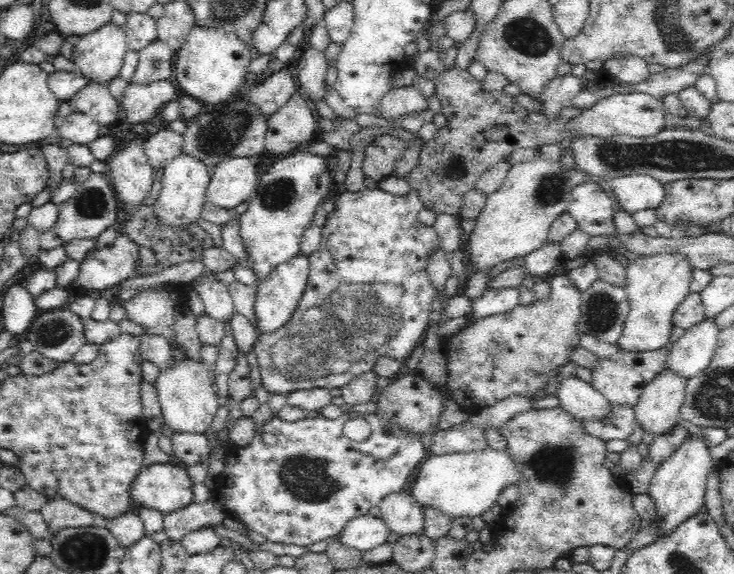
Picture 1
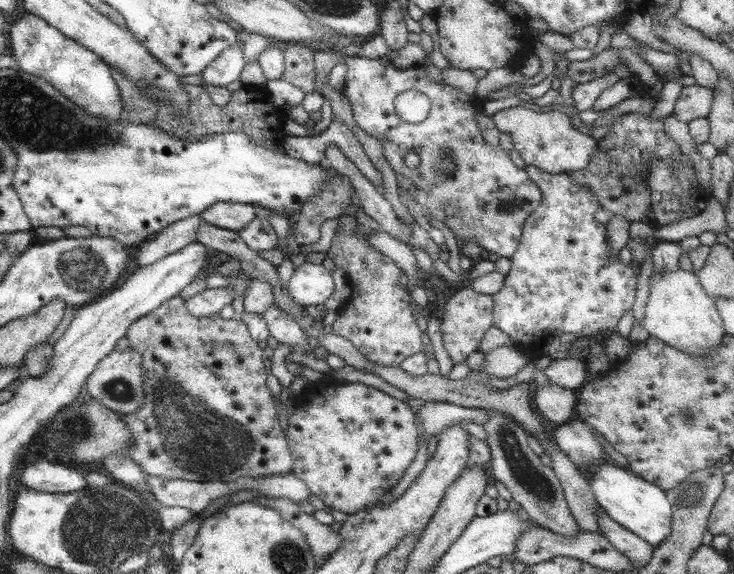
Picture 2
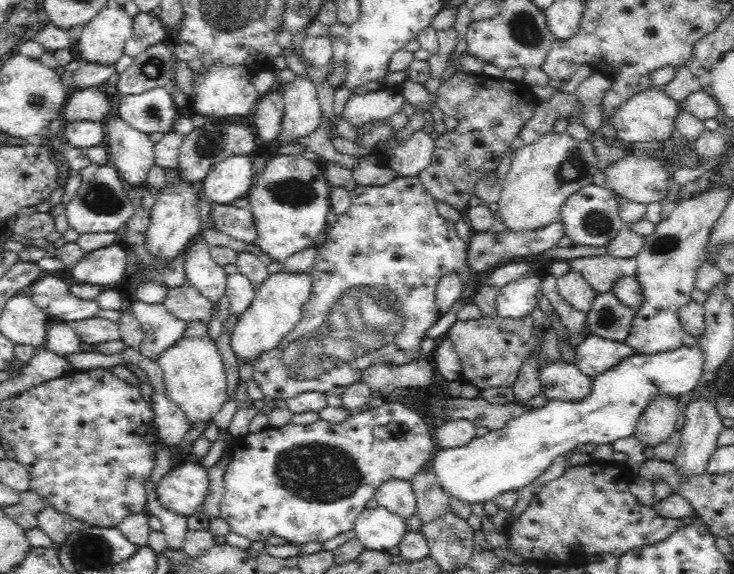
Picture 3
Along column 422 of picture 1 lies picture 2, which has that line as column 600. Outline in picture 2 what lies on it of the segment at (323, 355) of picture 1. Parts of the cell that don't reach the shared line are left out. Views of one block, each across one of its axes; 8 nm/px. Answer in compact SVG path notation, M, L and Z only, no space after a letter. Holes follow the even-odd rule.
M526 166L525 172L532 181L538 186L542 194L540 200L540 206L525 220L523 227L523 235L520 237L520 244L516 248L516 251L508 258L510 260L510 269L504 276L502 287L492 295L494 302L494 314L492 315L493 326L497 327L503 334L509 336L509 338L517 344L519 348L522 348L528 356L535 356L534 358L540 358L540 356L549 356L552 361L561 360L567 358L567 349L569 344L580 338L601 338L605 339L607 334L615 332L615 324L619 320L619 316L631 308L631 302L633 302L633 296L635 296L635 274L629 264L623 265L616 256L608 256L606 254L606 225L599 224L594 219L594 213L600 210L600 204L596 201L596 196L592 195L584 186L573 184L572 180L566 174L553 174L546 173L541 169L537 169L533 166Z

